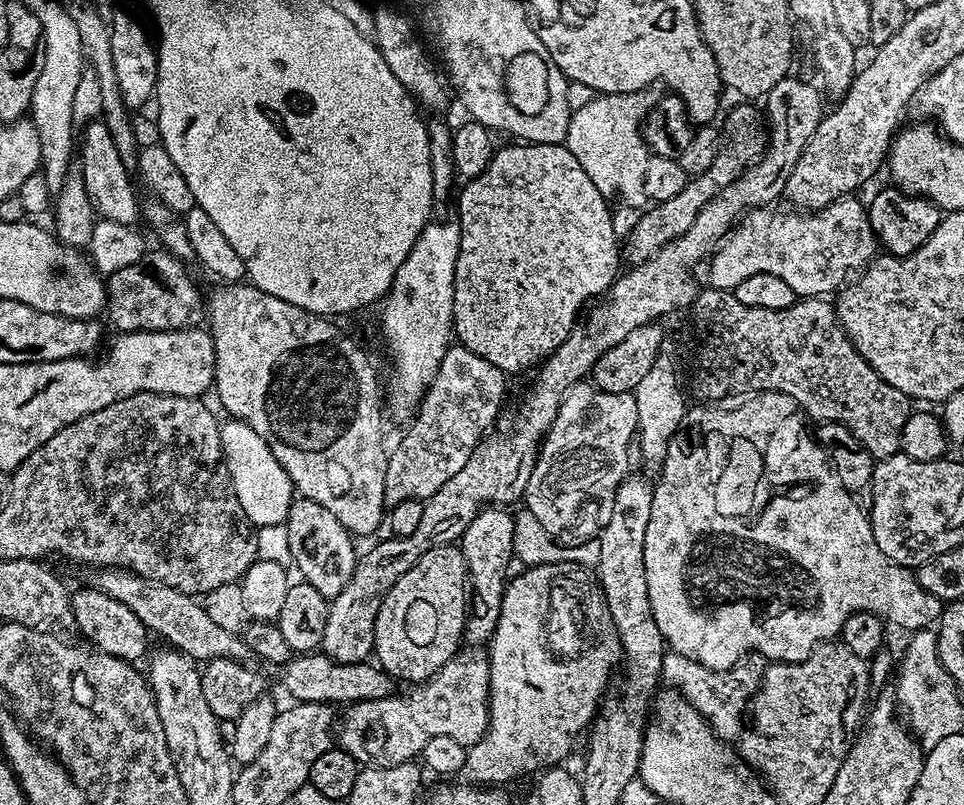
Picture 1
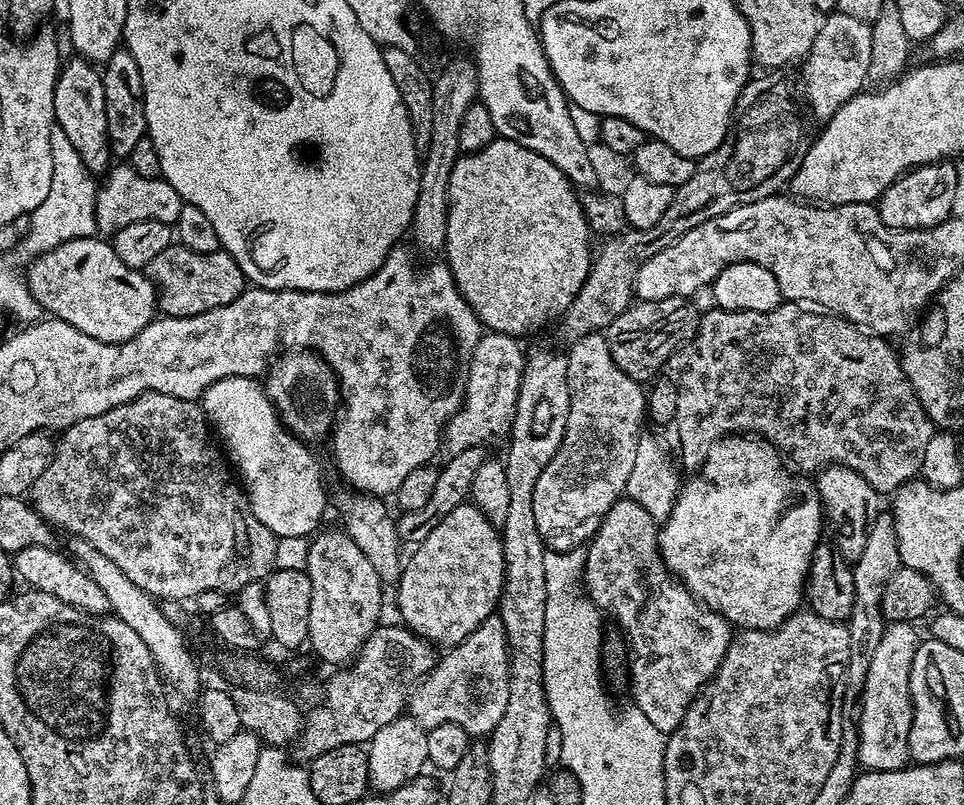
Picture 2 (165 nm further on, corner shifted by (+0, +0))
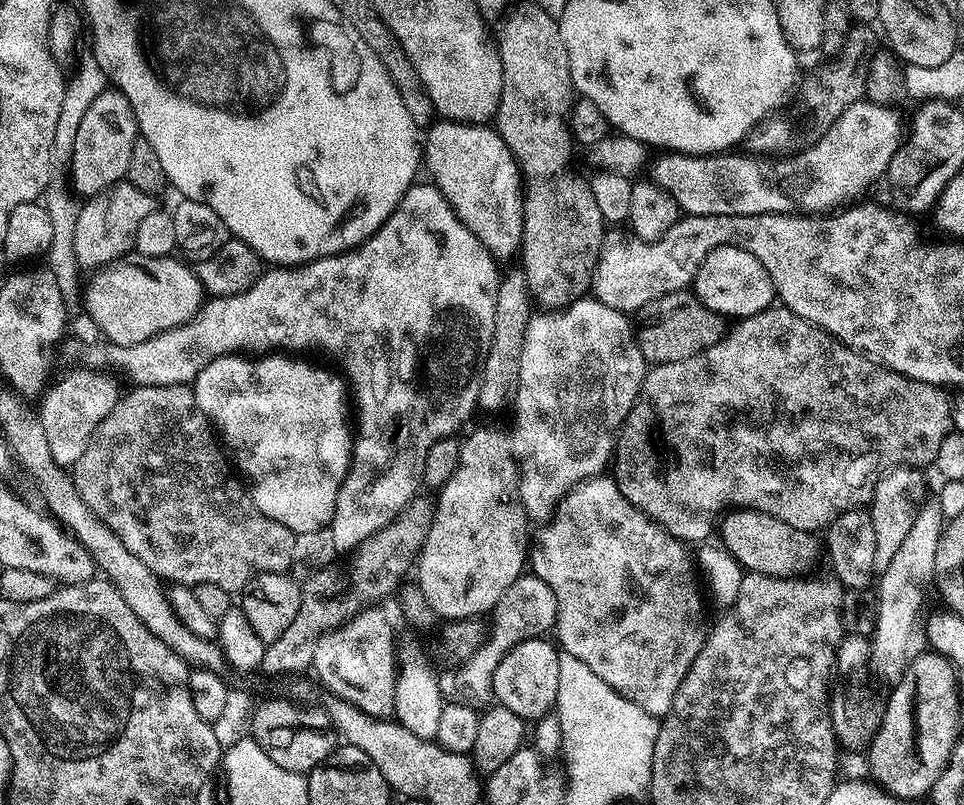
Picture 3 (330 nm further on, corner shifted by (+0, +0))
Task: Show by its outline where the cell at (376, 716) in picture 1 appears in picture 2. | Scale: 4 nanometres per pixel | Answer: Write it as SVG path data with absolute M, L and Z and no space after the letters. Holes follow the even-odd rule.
M493 614L485 618L461 644L449 647L448 652L419 681L416 689L411 689L406 700L406 712L417 720L424 729L442 726L446 722L454 722L468 732L469 737L484 738L502 722L502 714L506 714L506 698L510 698L508 682L508 643L506 630L502 626L499 615Z

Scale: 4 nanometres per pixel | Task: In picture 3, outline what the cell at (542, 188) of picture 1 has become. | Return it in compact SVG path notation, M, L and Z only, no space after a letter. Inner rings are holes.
M441 119L427 129L422 140L422 164L434 181L446 202L456 211L456 217L486 246L497 261L503 262L517 255L520 250L522 226L524 225L524 188L520 165L512 156L506 142L496 133L495 127L478 124L458 124Z

